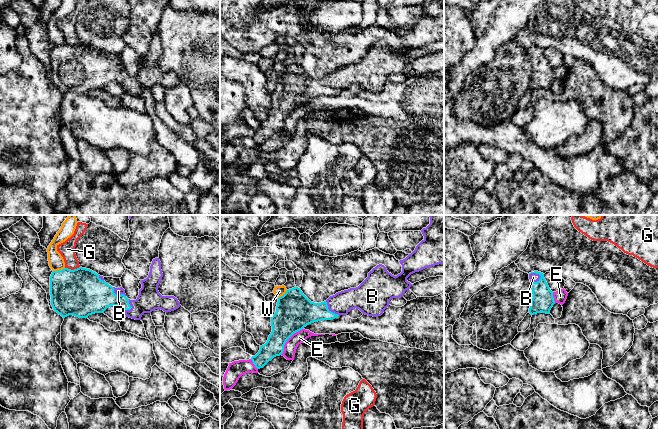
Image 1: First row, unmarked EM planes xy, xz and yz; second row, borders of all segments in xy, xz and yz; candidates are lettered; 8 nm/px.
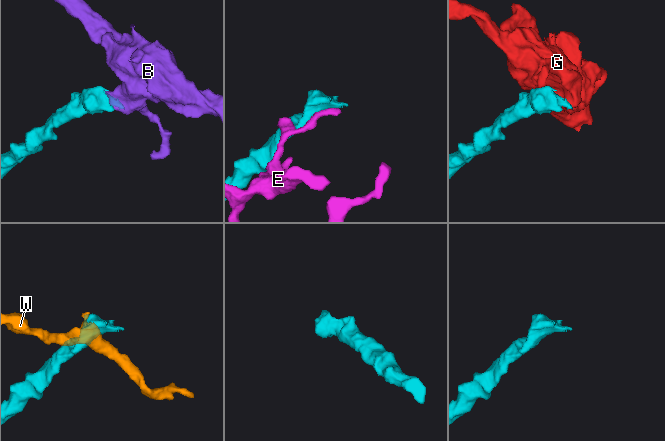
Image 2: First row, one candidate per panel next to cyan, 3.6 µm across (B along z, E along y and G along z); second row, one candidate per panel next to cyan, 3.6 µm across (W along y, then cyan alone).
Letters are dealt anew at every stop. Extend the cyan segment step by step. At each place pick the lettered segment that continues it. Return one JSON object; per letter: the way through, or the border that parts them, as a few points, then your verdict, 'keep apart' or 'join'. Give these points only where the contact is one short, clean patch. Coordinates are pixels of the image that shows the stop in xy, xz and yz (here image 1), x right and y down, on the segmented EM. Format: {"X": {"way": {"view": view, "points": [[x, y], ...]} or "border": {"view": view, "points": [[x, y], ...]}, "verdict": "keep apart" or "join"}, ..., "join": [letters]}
{"B": {"way": {"view": "yz", "points": [[543, 300], [540, 276], [535, 272], [533, 277]]}, "verdict": "join"}, "E": {"verdict": "keep apart"}, "G": {"border": {"view": "xy", "points": [[79, 266], [73, 269], [65, 268]]}, "verdict": "keep apart"}, "W": {"border": {"view": "xy", "points": [[64, 267], [53, 271]]}, "verdict": "keep apart"}, "join": ["B"]}

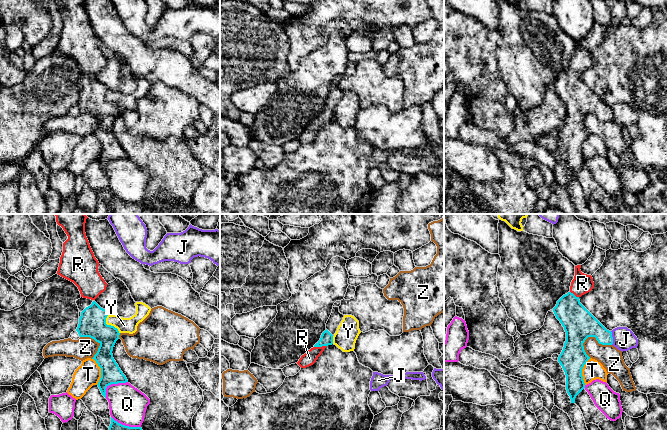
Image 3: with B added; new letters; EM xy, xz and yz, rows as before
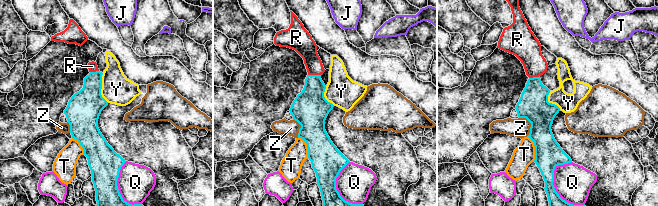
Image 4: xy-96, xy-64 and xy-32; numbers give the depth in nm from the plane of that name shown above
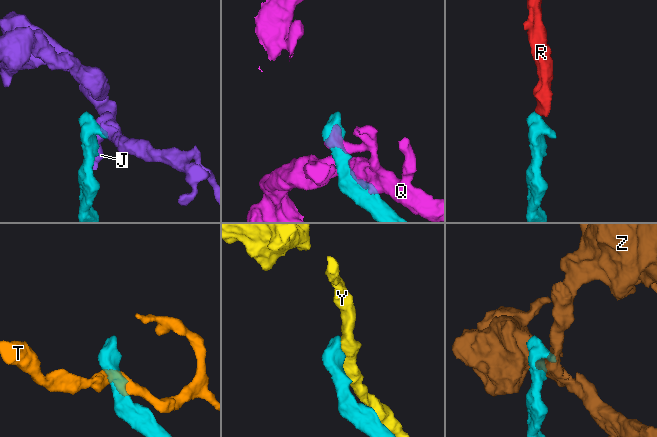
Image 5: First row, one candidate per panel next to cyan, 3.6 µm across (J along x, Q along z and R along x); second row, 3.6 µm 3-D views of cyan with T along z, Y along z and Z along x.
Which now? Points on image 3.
{"J": {"border": {"view": "yz", "points": [[610, 331], [612, 344]]}, "verdict": "keep apart"}, "Q": {"verdict": "keep apart"}, "R": {"way": {"view": "xz", "points": [[326, 339], [319, 346], [309, 358]]}, "verdict": "join"}, "T": {"border": {"view": "xy", "points": [[92, 358], [100, 368], [100, 379], [97, 384]]}, "verdict": "keep apart"}, "Y": {"verdict": "keep apart"}, "Z": {"border": {"view": "yz", "points": [[582, 343], [588, 337], [594, 337], [599, 343], [611, 345]]}, "verdict": "keep apart"}, "join": ["R"]}

